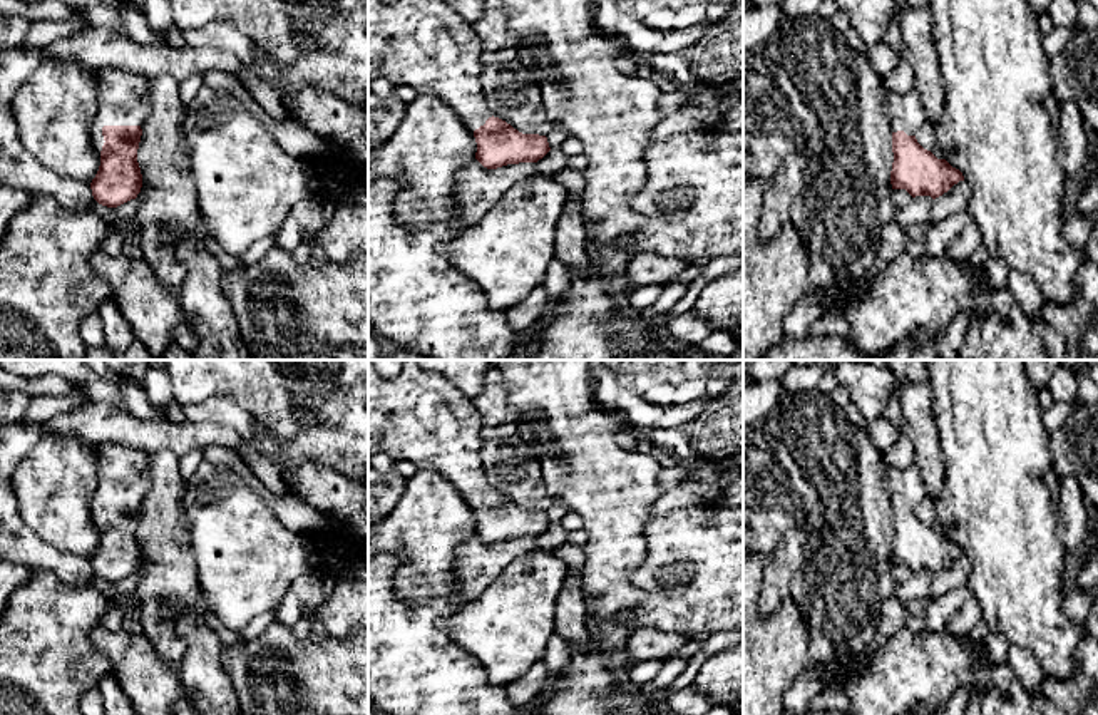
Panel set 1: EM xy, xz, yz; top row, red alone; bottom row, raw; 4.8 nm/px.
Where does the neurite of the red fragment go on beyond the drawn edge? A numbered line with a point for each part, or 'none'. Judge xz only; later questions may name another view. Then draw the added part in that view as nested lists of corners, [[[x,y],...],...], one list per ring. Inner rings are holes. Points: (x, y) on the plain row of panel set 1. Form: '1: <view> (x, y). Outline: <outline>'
1: xz (417, 416). Outline: [[[368,360],[368,455],[387,454],[417,467],[434,467],[450,481],[467,502],[479,504],[494,491],[482,466],[480,412],[445,377],[408,360],[398,375],[382,377]]]

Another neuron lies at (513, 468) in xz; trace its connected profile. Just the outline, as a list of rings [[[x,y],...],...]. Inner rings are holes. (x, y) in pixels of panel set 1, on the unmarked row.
[[[517,435],[485,440],[480,459],[494,492],[519,507],[547,511],[559,504],[559,499],[551,497],[546,489],[537,454]]]

